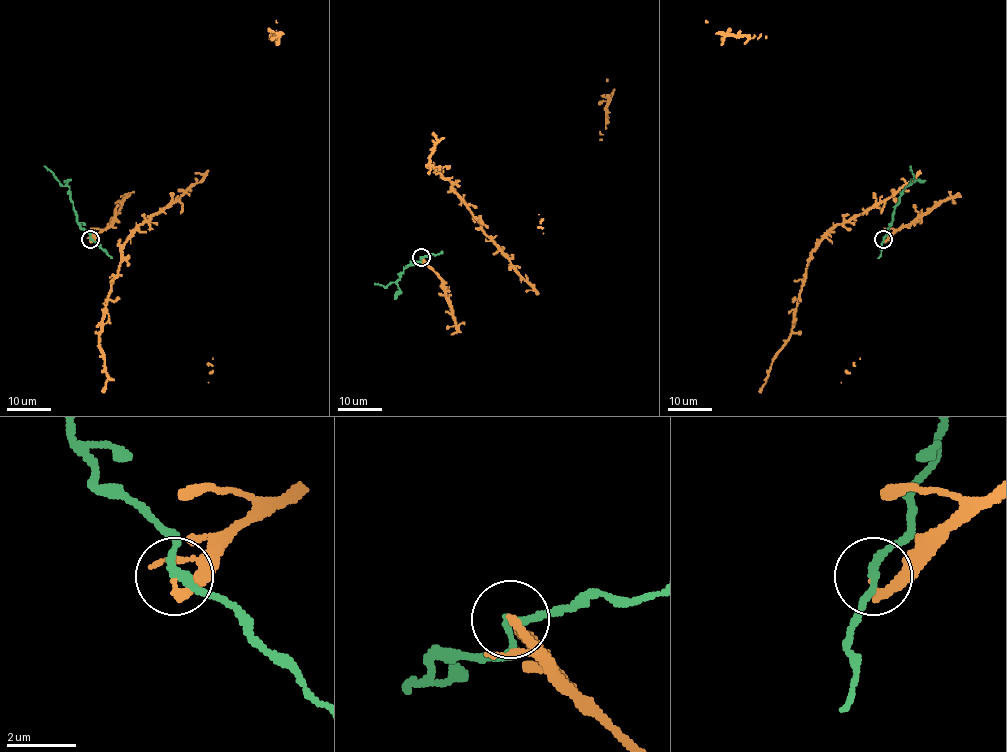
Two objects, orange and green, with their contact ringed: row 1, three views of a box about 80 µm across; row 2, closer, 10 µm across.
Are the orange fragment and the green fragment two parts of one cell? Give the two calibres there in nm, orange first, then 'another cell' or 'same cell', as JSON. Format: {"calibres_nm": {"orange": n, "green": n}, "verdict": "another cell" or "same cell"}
{"calibres_nm": {"orange": 240, "green": 200}, "verdict": "another cell"}

